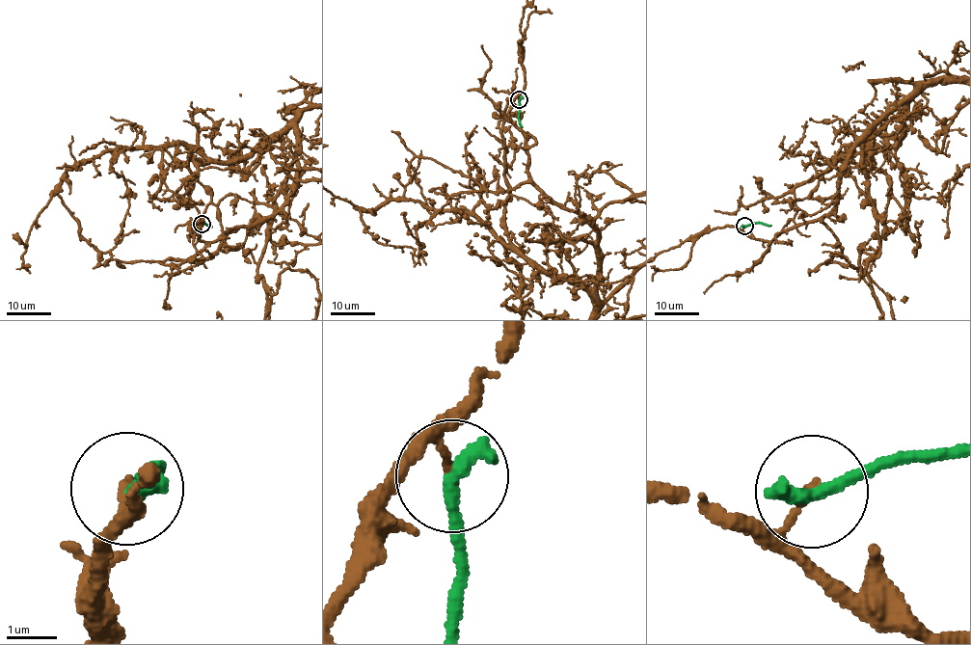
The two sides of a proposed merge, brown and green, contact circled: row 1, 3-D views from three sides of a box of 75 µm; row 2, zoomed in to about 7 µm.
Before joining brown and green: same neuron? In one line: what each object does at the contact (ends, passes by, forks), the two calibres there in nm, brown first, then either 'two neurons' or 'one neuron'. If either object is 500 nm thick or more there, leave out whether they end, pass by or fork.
brown ends; green ends; calibres 150 and 400 nm; two neurons

